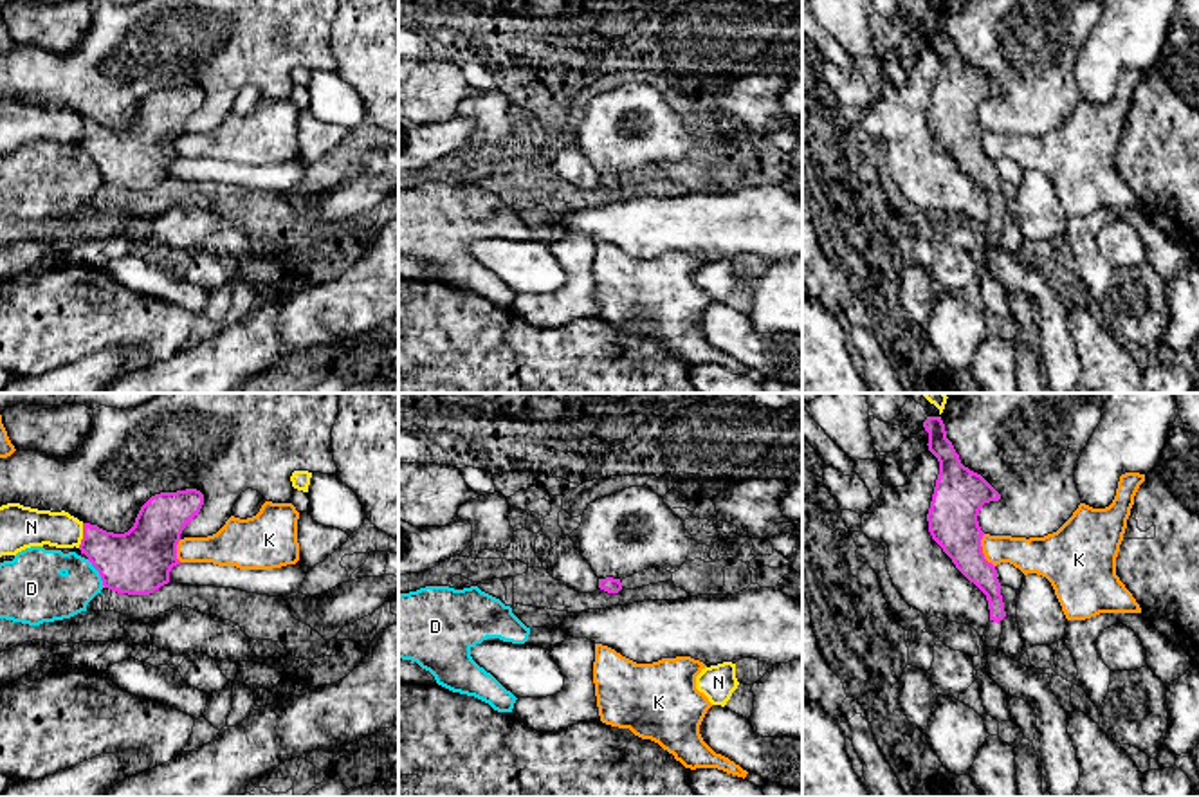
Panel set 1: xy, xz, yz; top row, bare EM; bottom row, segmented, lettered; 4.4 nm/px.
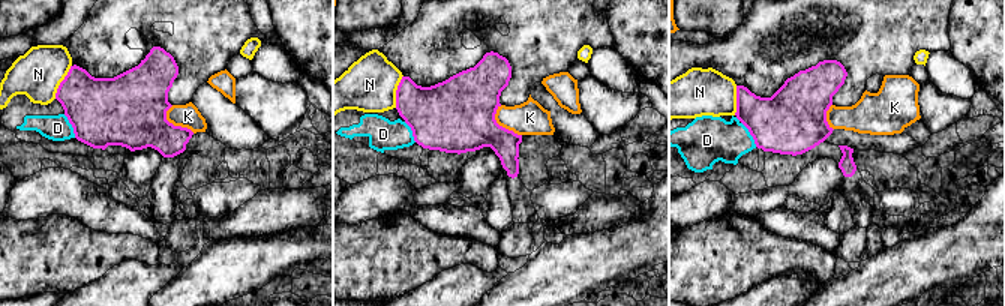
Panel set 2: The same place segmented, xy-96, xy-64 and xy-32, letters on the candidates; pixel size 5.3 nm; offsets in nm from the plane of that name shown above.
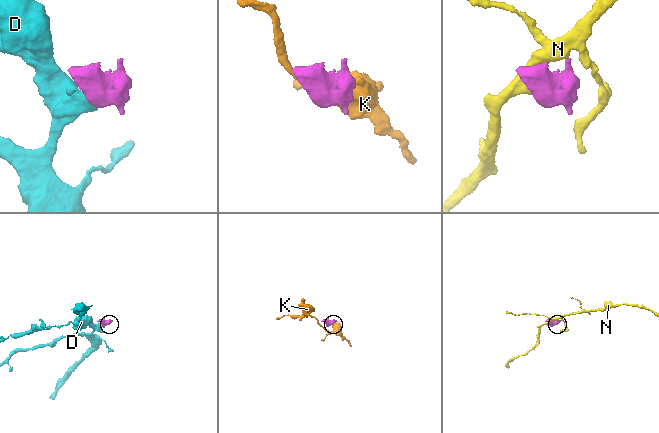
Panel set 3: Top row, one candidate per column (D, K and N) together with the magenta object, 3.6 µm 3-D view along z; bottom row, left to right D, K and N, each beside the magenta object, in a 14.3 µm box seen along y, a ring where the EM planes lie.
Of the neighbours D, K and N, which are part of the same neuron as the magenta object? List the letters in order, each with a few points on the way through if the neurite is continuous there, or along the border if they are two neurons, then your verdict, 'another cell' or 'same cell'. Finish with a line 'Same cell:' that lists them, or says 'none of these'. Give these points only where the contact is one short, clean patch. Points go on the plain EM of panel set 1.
D: border along xy (87, 155), (105, 183); another cell
K: another cell
N: another cell
Same cell: none of these

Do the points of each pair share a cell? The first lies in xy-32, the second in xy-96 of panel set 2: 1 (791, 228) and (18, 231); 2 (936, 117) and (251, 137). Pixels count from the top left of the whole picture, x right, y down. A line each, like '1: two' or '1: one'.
1: two
2: two

